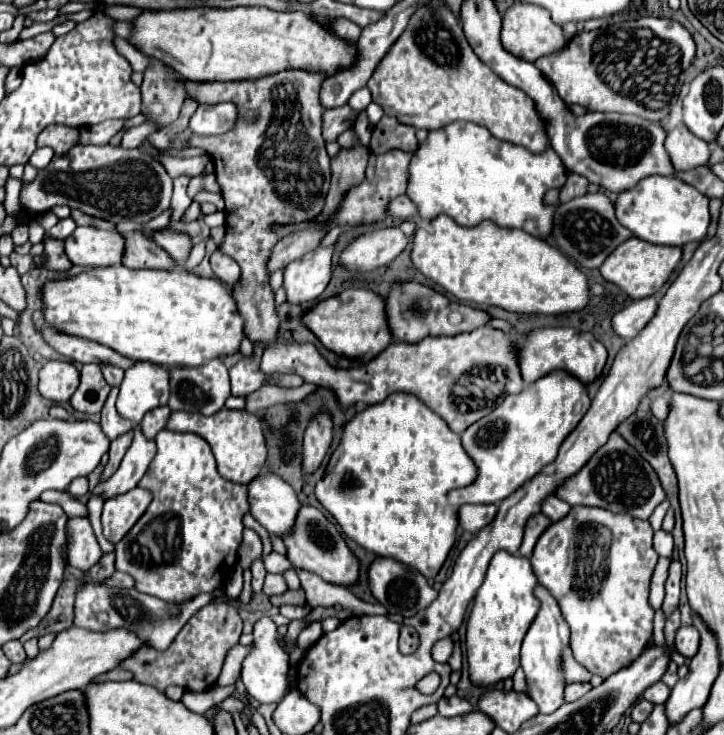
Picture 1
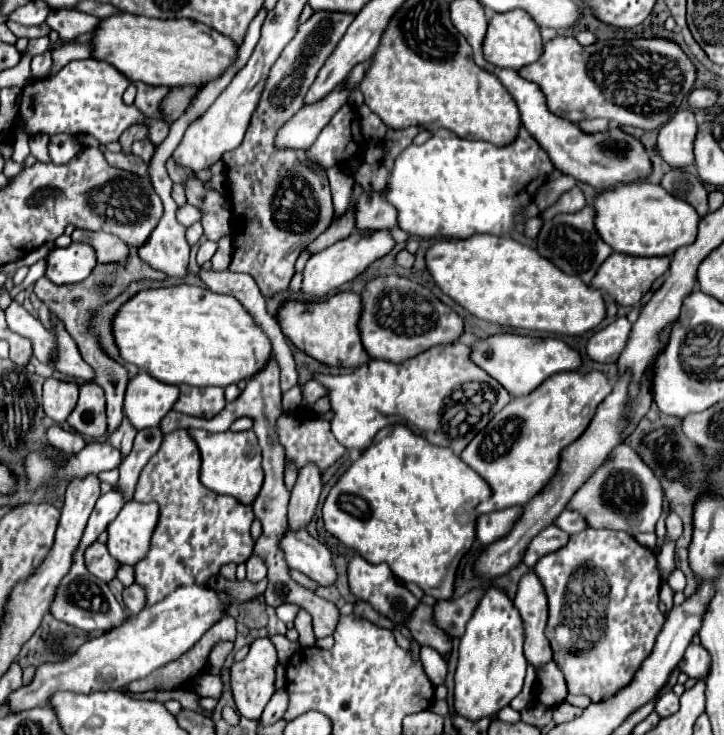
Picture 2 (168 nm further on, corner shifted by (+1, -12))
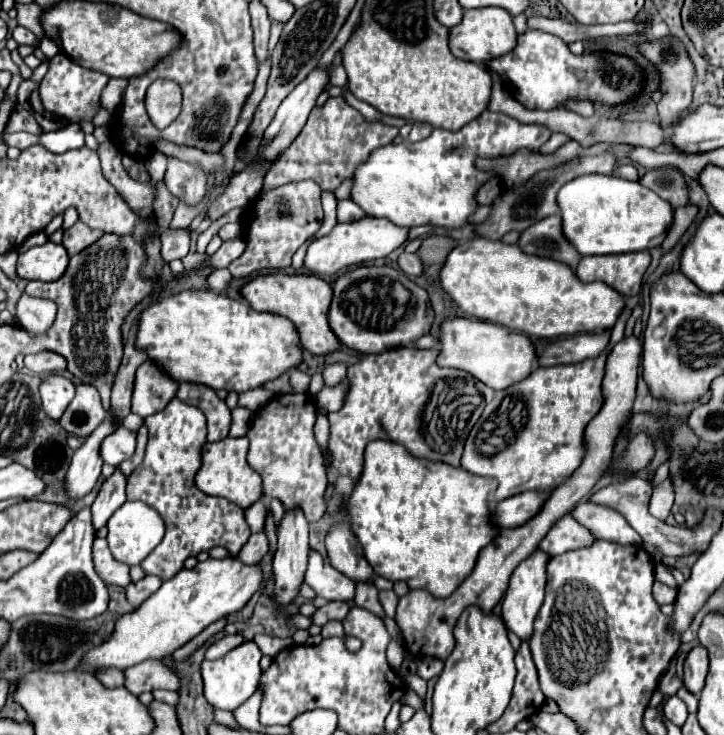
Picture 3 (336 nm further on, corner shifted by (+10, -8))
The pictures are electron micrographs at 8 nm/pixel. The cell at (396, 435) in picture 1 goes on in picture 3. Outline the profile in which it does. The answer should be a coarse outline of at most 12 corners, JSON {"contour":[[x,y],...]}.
{"contour":[[375,440],[343,508],[375,574],[447,598],[497,480]]}

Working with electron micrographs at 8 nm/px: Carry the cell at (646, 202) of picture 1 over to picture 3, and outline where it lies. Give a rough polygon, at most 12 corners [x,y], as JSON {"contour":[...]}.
{"contour":[[585,174],[557,194],[581,256],[659,246],[673,208],[621,176]]}

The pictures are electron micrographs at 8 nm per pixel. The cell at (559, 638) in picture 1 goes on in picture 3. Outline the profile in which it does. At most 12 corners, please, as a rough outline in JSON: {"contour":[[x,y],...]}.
{"contour":[[539,548],[511,574],[503,620],[533,634],[543,604],[549,554]]}

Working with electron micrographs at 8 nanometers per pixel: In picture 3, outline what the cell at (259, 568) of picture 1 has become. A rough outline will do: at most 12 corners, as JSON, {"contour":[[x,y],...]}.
{"contour":[[265,532],[251,534],[239,558],[245,564],[259,564],[269,552]]}

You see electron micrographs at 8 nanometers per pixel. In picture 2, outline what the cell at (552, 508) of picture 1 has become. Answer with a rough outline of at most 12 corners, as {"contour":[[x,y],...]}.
{"contour":[[564,510],[556,524],[568,534],[586,528],[584,518],[578,512]]}

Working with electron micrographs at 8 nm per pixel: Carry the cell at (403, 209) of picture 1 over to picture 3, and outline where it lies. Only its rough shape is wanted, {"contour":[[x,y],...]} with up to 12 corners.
{"contour":[[349,198],[337,204],[337,222],[353,222],[365,212]]}

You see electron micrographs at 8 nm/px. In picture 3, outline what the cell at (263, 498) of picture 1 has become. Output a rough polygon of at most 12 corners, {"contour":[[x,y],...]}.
{"contour":[[319,552],[305,582],[325,600],[353,600],[355,582]]}

